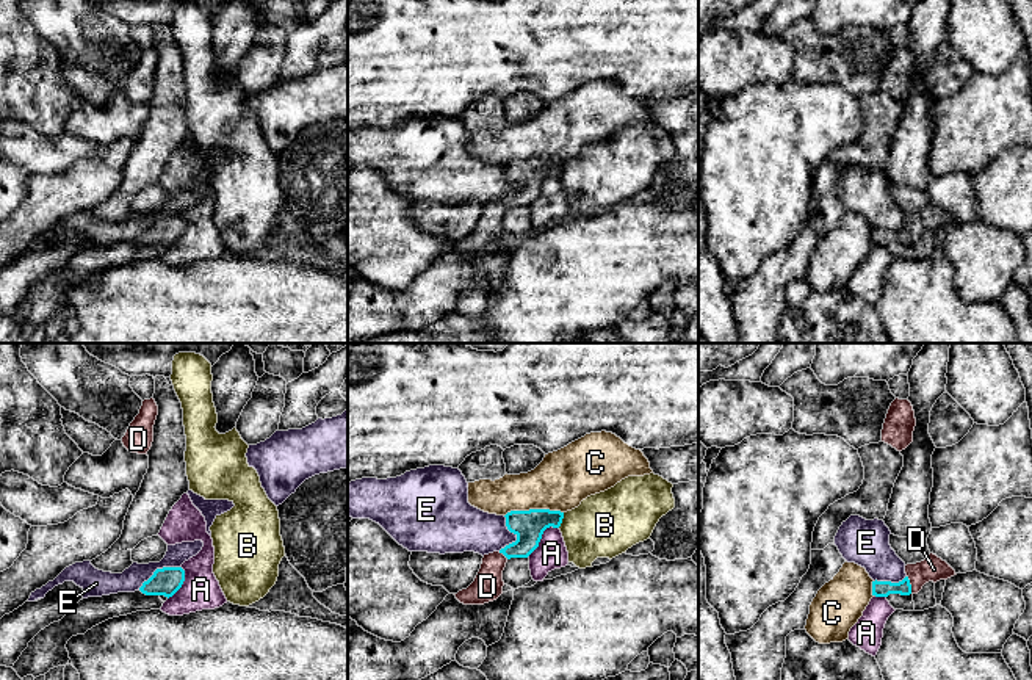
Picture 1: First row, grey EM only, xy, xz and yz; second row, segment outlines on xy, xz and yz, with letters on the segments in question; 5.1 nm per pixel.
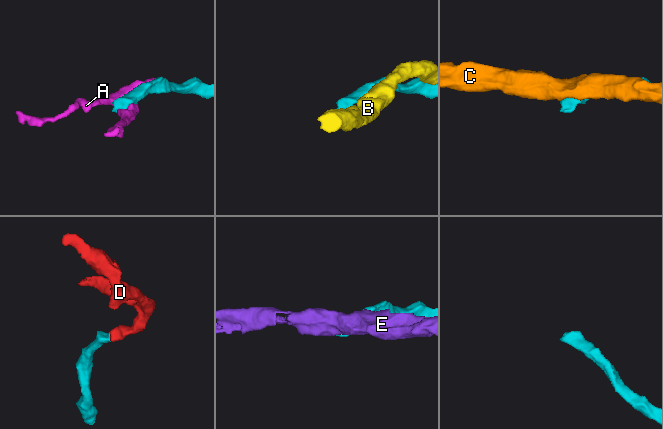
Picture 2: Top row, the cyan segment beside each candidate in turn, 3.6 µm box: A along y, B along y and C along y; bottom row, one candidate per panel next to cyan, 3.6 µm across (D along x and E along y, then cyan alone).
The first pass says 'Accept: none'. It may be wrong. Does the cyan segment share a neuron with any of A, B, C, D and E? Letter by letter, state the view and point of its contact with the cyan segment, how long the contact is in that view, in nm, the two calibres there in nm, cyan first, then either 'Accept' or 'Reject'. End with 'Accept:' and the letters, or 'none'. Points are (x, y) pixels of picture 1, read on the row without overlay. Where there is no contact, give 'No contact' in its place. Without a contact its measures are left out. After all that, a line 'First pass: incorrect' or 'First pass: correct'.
A: Touches cyan at xz (541, 187). Shared border 220 nm. Thickness 160 nm (cyan) against 160 nm. Reject
B: Touches cyan at xz (561, 170). Shared border 90 nm. Thickness 160 nm (cyan) against 340 nm. Reject
C: Touches cyan at xz (533, 159). Shared border 300 nm. Thickness 160 nm (cyan) against 300 nm. Reject
D: Touches cyan at yz (910, 234). Shared border 100 nm. Thickness 80 nm (cyan) against 130 nm. Accept
E: Touches cyan at xy (157, 218). Shared border 240 nm. Thickness 150 nm (cyan) against 120 nm. Reject
Accept: D
First pass: incorrect

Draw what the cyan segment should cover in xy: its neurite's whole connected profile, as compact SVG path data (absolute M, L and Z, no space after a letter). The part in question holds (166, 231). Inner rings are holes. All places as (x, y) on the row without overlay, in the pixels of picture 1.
M182 216L157 218L153 224L143 232L139 240L146 244L172 246L185 230L185 219Z

